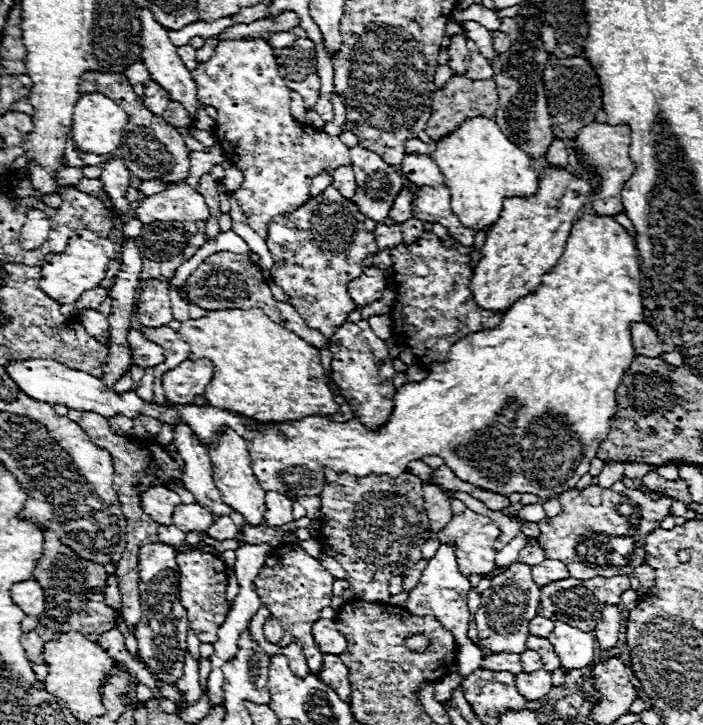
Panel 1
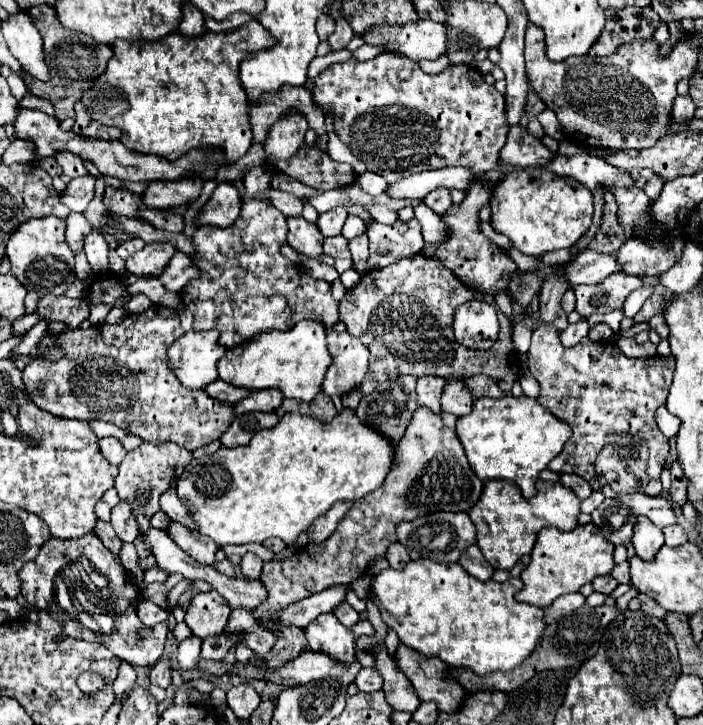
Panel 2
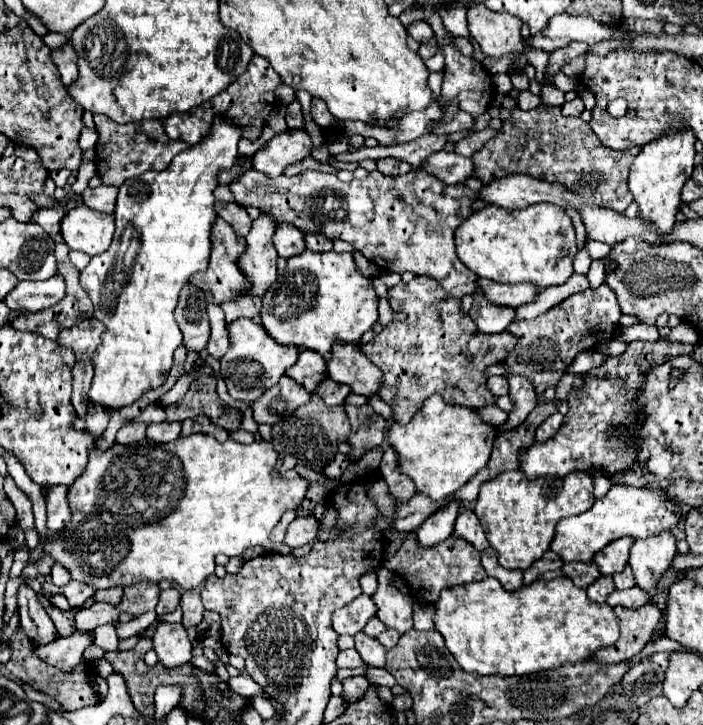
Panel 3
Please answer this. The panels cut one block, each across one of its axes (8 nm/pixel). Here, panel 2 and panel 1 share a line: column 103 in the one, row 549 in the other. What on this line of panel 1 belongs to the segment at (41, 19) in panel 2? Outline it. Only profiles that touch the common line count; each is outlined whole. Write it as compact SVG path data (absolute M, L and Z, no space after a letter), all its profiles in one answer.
M44 530L44 556L40 556L40 564L36 564L32 578L44 588L46 598L46 608L38 616L38 626L34 630L82 632L88 640L98 642L100 634L114 628L114 610L104 602L104 566L76 556L76 552L64 546L52 530Z

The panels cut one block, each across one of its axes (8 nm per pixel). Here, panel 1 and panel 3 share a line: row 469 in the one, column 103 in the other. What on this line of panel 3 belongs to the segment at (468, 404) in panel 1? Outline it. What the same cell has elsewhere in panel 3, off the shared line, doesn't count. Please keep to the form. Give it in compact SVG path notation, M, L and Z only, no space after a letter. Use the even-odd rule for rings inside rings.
M224 118L214 120L212 132L196 146L180 152L164 172L148 172L140 178L126 180L120 186L114 210L116 232L112 246L94 256L80 274L80 284L94 304L94 316L106 326L102 344L92 356L94 380L88 400L104 408L118 410L136 402L144 392L160 388L172 366L172 352L182 344L182 334L174 322L174 308L184 282L198 270L208 266L210 256L210 228L216 220L214 188L218 184L218 170L230 168L238 156L240 130ZM190 434L190 436L180 436L174 442L168 444L158 444L152 440L142 440L138 444L118 444L114 442L112 448L108 450L100 450L94 448L88 456L88 464L82 472L82 476L78 476L78 480L74 480L74 484L68 488L68 504L70 504L70 512L72 512L72 520L66 528L48 534L42 540L42 548L44 554L48 554L50 558L54 558L56 564L64 566L70 574L72 580L84 582L88 586L92 586L94 590L102 590L102 588L114 588L114 586L130 586L130 584L138 584L138 582L162 582L162 580L174 580L182 590L196 590L204 584L204 580L214 574L216 568L216 554L224 552L226 556L240 556L248 546L264 546L270 548L270 532L272 528L280 522L282 514L286 510L296 510L300 506L300 502L306 496L306 488L308 488L308 480L304 478L296 478L296 480L284 480L284 478L272 478L270 472L274 468L278 460L278 452L272 448L270 442L252 442L252 444L238 444L232 438L228 438L226 442L216 442L212 436L206 434Z

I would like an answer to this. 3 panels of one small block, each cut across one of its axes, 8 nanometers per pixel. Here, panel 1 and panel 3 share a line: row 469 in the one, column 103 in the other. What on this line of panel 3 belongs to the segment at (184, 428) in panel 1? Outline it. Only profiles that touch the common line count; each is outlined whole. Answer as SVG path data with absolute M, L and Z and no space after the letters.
M102 184L98 188L86 188L82 198L84 198L84 204L88 208L104 212L104 214L112 214L114 204L116 204L116 194L118 194L118 188Z

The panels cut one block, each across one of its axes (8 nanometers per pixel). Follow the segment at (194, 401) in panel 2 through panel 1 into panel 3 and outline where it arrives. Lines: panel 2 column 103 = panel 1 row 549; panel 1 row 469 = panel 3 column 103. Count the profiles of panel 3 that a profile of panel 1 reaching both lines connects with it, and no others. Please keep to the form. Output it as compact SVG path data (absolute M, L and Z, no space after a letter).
M88 318L88 320L82 320L80 324L76 324L72 328L62 330L58 336L58 342L62 346L72 348L76 354L76 360L82 360L82 358L90 360L92 352L100 344L102 332L104 332L104 324L96 318Z

